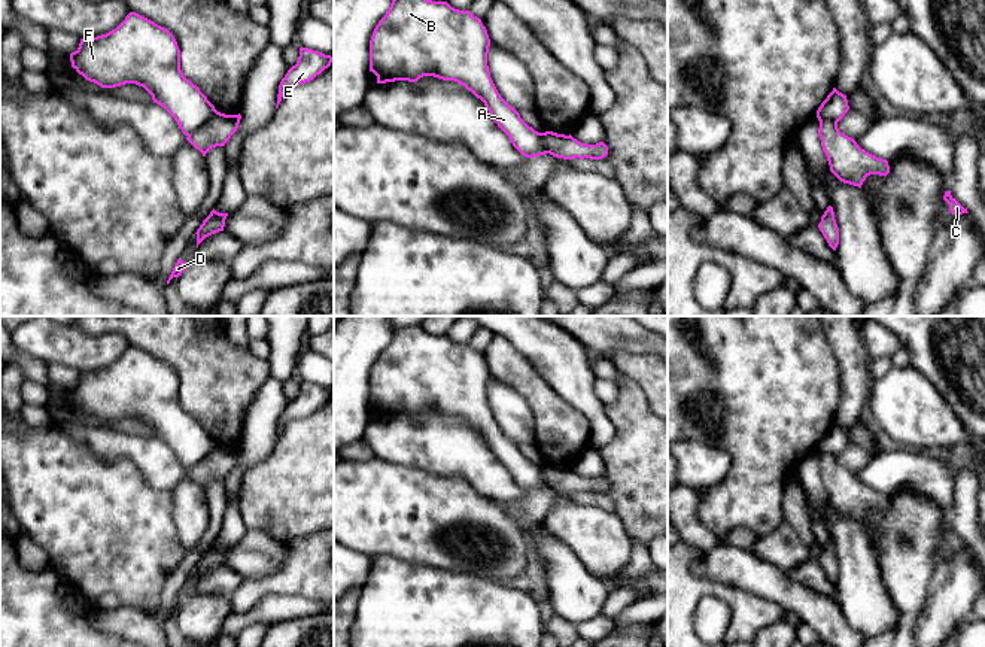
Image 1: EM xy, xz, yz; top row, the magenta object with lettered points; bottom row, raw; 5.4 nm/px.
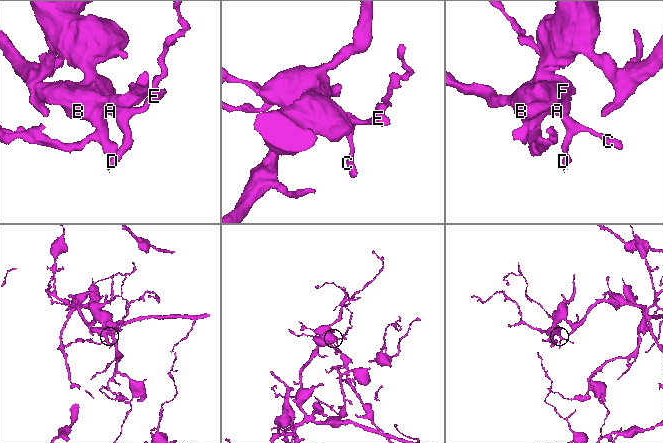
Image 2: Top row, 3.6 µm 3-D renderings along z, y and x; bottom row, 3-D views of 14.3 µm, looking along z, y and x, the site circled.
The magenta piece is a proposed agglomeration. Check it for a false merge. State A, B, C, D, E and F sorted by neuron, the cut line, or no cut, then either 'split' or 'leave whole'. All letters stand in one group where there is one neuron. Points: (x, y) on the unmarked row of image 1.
A B F / C D E | xy (216, 444), (188, 470) | split

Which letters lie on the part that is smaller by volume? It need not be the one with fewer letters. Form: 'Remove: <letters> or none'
Remove: C, D, E

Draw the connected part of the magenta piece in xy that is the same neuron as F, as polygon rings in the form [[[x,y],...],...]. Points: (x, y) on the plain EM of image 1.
[[[136,346],[106,368],[80,373],[70,395],[79,408],[101,422],[125,417],[143,420],[153,437],[174,452],[185,470],[216,446],[200,422],[183,410],[174,370]]]

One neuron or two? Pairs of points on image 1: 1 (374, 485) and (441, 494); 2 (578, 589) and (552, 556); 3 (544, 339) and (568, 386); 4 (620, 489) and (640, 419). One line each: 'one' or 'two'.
1: one
2: one
3: one
4: one

